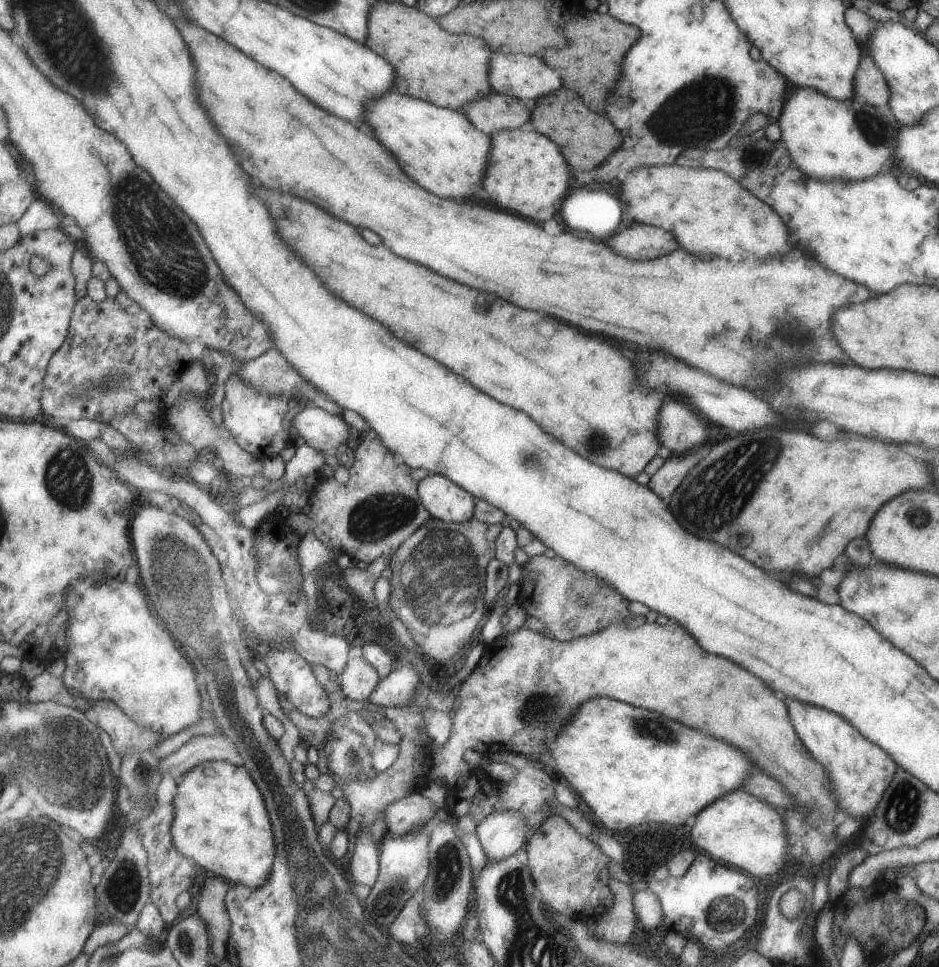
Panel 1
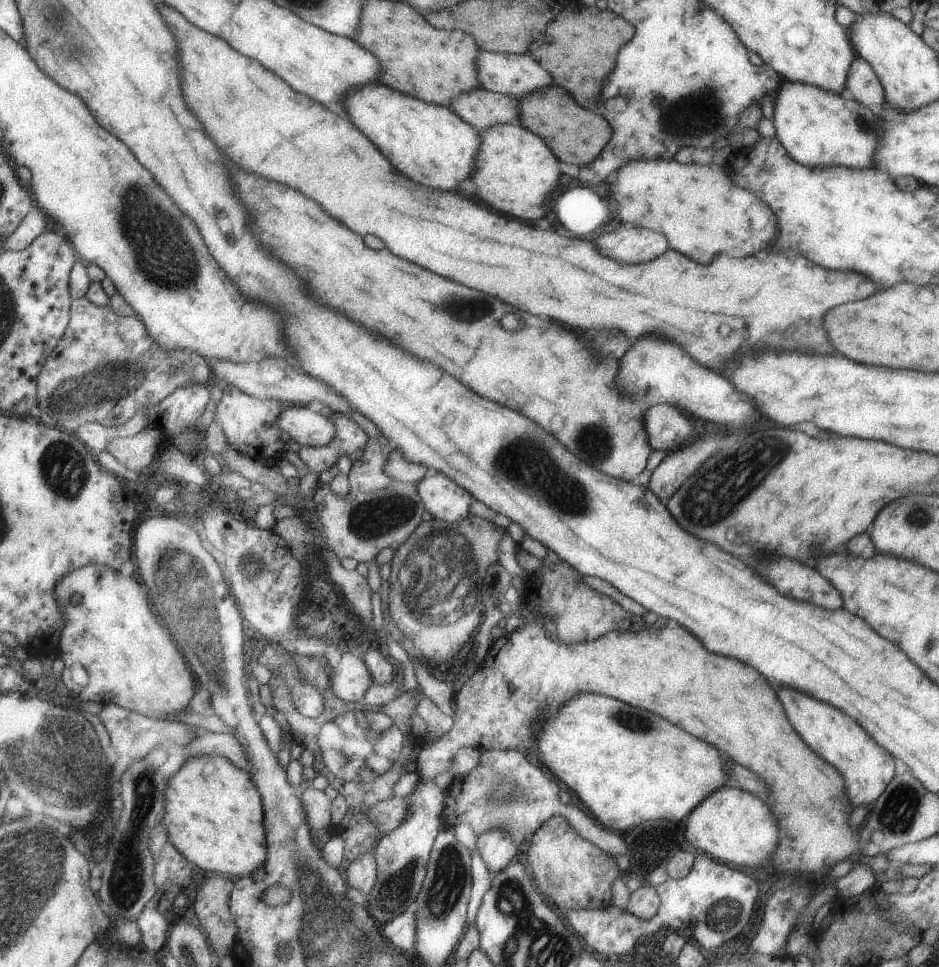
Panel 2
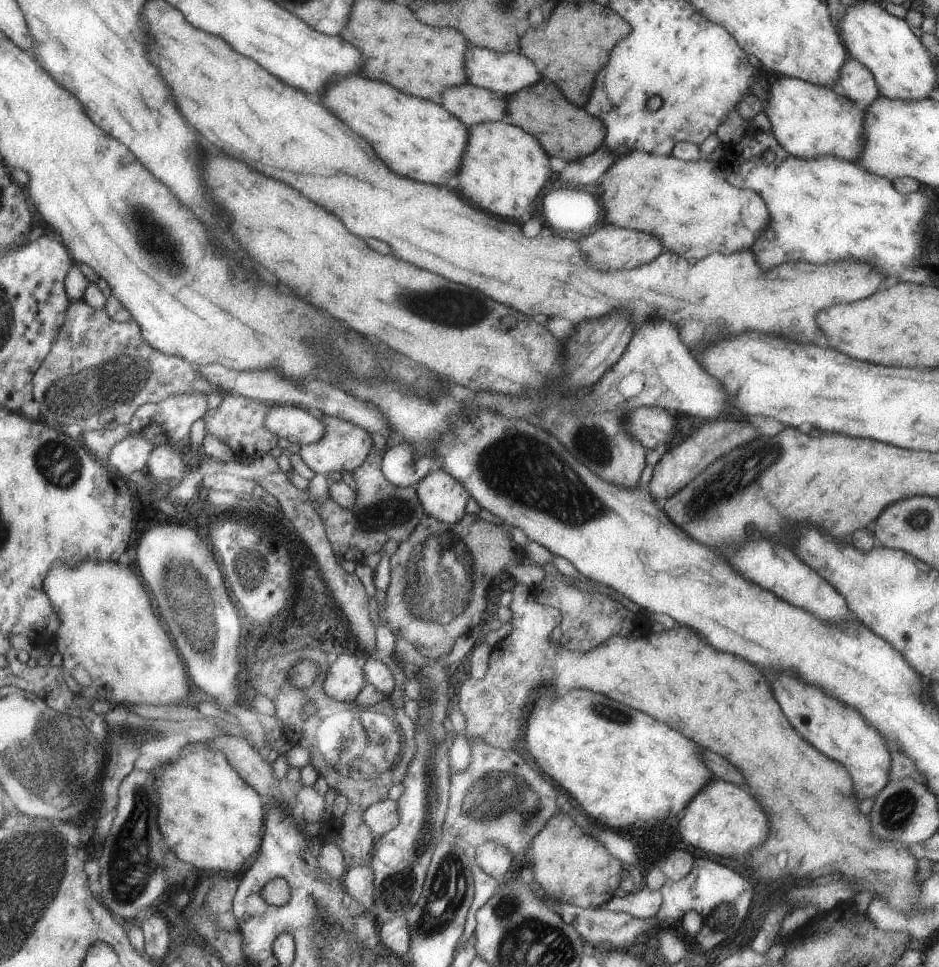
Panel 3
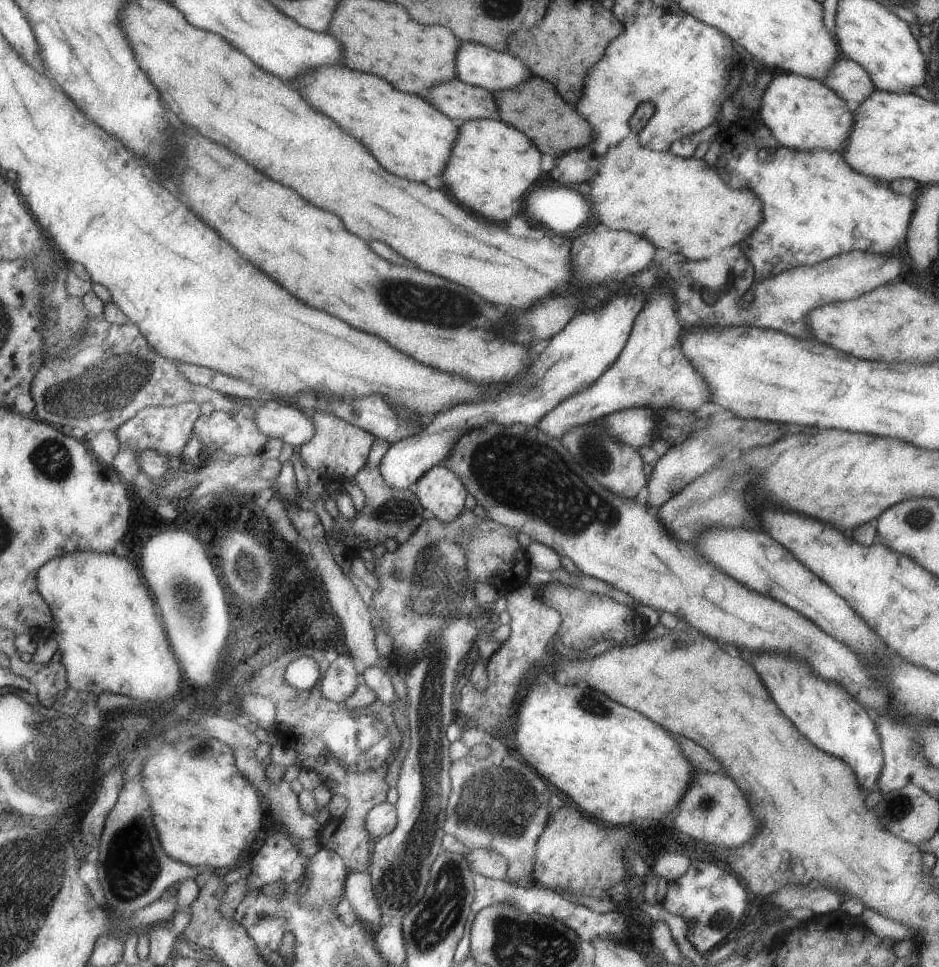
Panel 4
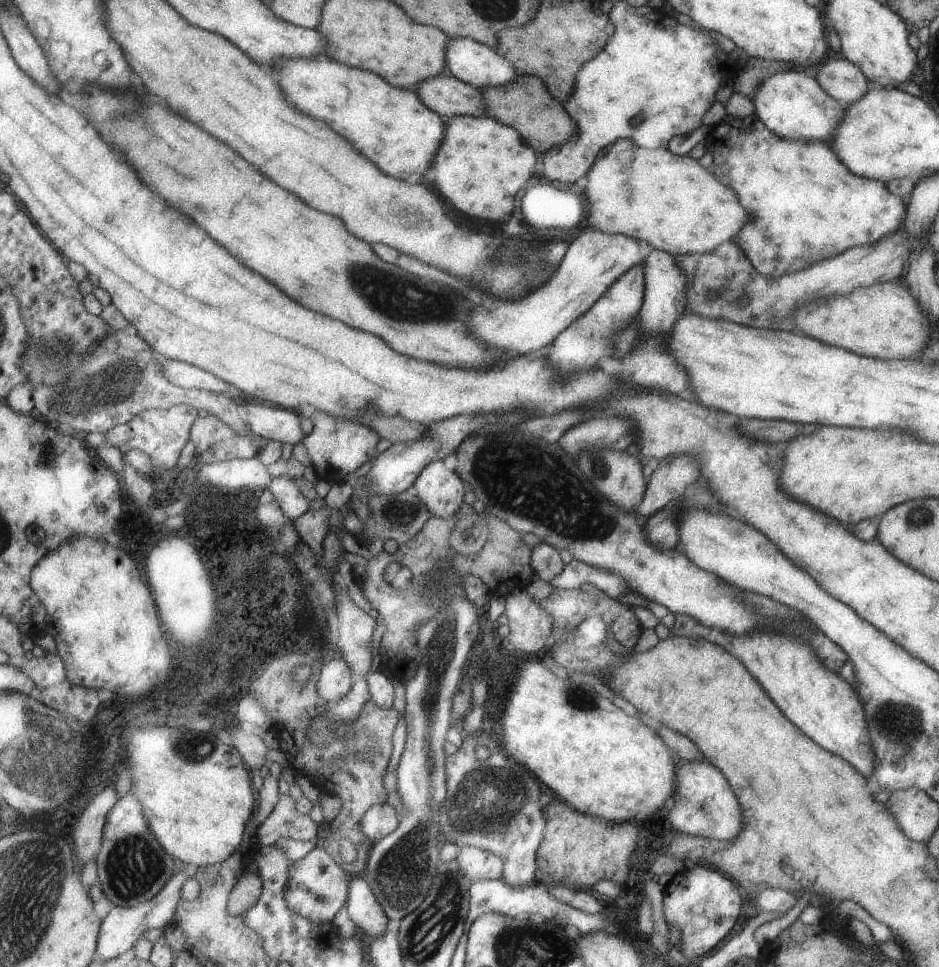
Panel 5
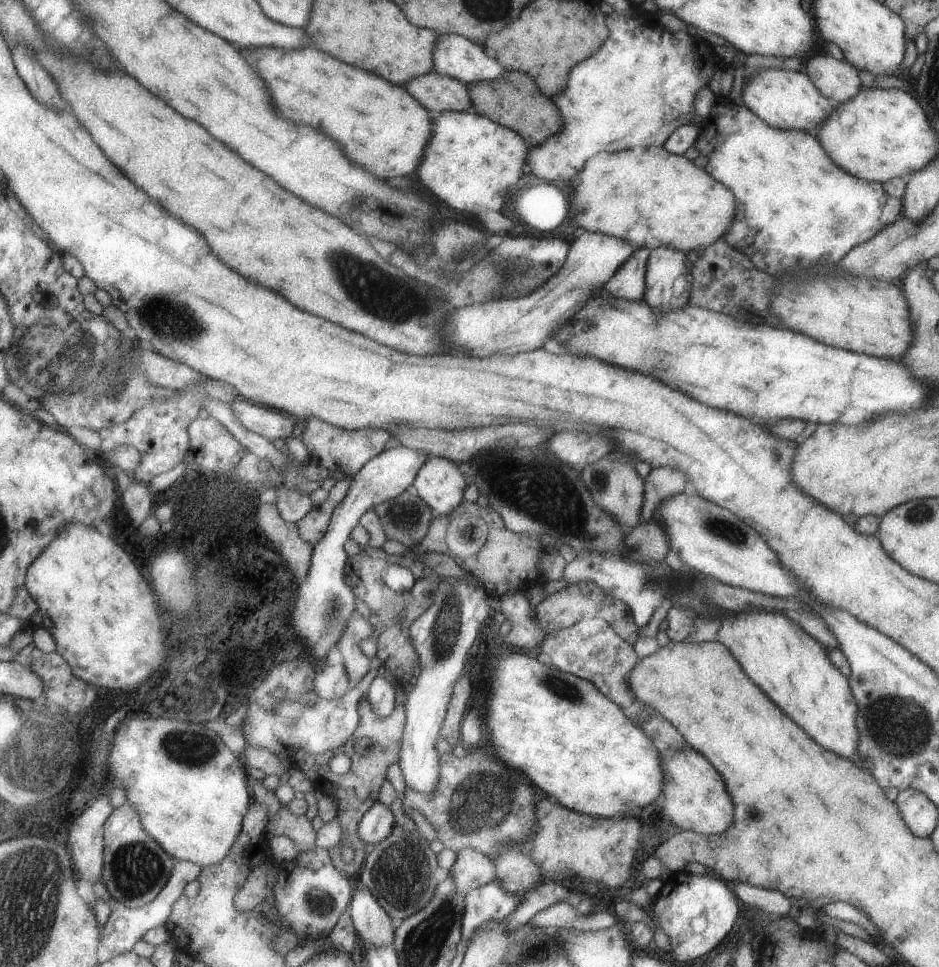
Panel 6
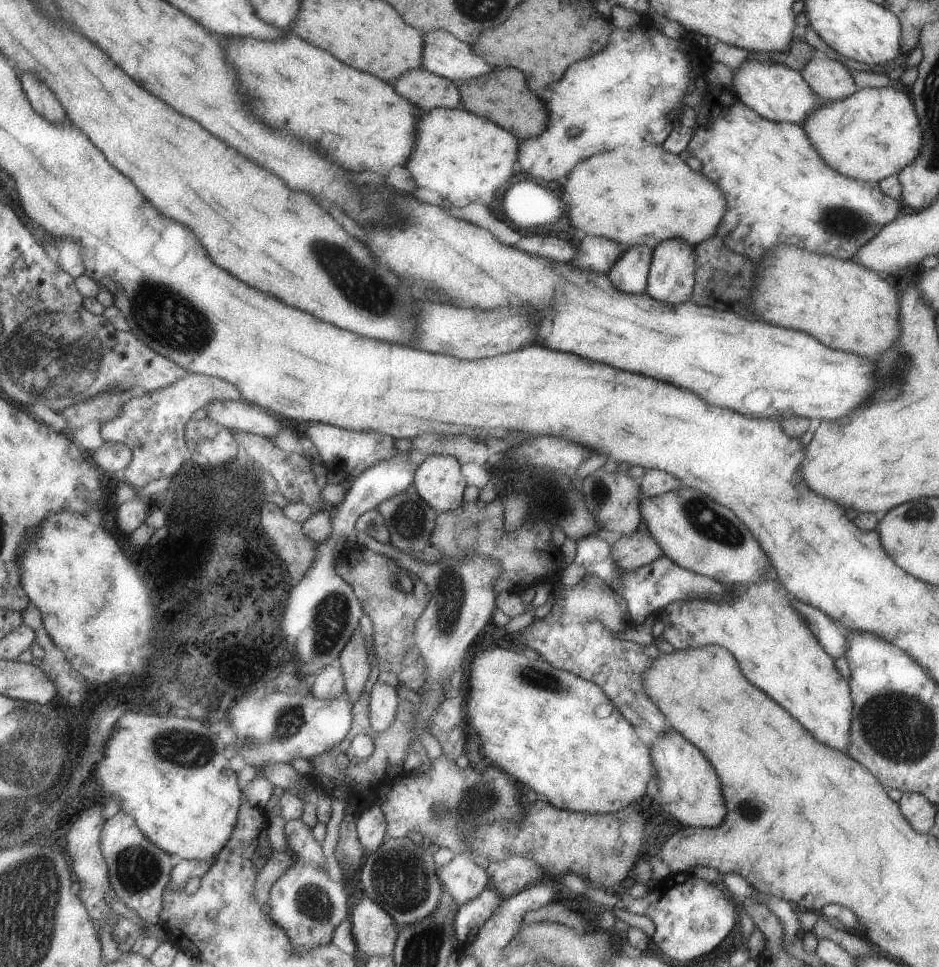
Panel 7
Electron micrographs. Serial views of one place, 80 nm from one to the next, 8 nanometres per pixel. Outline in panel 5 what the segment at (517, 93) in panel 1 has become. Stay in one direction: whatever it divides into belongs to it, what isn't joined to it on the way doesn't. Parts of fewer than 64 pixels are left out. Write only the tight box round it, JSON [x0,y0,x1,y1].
[446,37,521,86]

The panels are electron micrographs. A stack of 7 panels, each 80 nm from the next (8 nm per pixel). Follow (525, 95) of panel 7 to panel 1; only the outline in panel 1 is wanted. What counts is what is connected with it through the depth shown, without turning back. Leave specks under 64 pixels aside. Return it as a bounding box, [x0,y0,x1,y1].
[529,86,621,171]

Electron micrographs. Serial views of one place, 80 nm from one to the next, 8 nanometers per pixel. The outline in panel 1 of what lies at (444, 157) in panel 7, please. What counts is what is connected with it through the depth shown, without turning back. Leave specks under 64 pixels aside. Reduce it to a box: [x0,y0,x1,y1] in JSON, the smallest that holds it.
[484,127,571,222]

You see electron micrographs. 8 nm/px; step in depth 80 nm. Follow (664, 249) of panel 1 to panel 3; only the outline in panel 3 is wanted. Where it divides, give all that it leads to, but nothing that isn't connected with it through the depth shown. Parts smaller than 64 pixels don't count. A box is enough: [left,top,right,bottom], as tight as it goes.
[579,222,661,270]

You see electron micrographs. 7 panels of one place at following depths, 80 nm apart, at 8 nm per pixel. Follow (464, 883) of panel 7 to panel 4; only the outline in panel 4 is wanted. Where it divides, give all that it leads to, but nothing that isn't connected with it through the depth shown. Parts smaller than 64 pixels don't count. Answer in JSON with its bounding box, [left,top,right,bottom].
[465,848,509,880]

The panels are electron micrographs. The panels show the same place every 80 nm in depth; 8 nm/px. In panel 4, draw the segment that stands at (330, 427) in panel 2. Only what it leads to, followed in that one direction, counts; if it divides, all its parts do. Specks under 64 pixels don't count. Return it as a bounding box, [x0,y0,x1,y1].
[256,402,316,446]

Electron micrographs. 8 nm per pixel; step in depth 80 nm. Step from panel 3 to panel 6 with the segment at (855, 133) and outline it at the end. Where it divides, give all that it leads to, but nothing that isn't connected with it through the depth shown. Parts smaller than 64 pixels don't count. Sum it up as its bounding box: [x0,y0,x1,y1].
[740,69,838,133]

